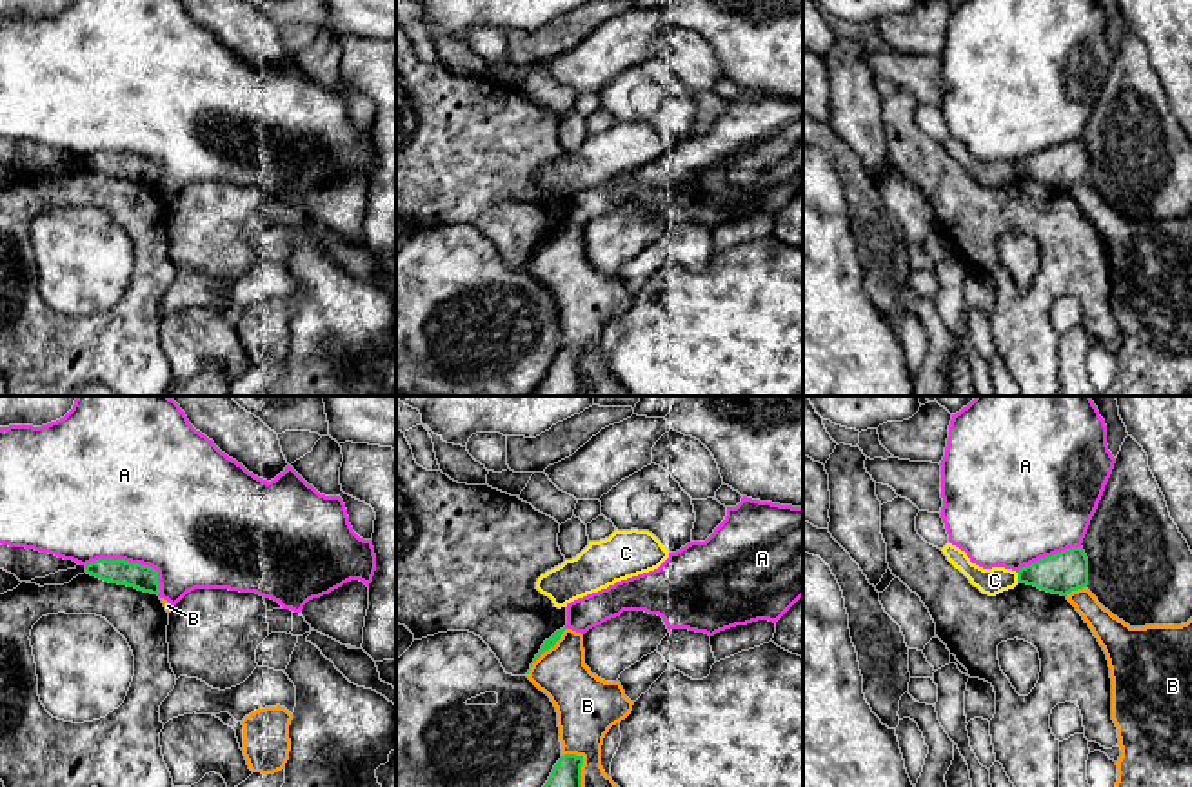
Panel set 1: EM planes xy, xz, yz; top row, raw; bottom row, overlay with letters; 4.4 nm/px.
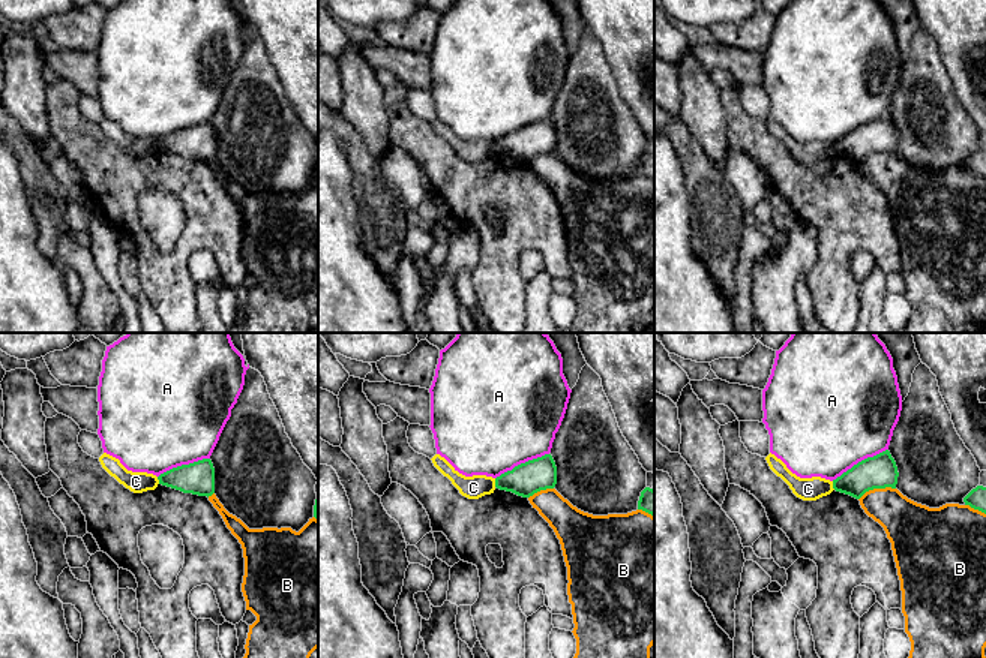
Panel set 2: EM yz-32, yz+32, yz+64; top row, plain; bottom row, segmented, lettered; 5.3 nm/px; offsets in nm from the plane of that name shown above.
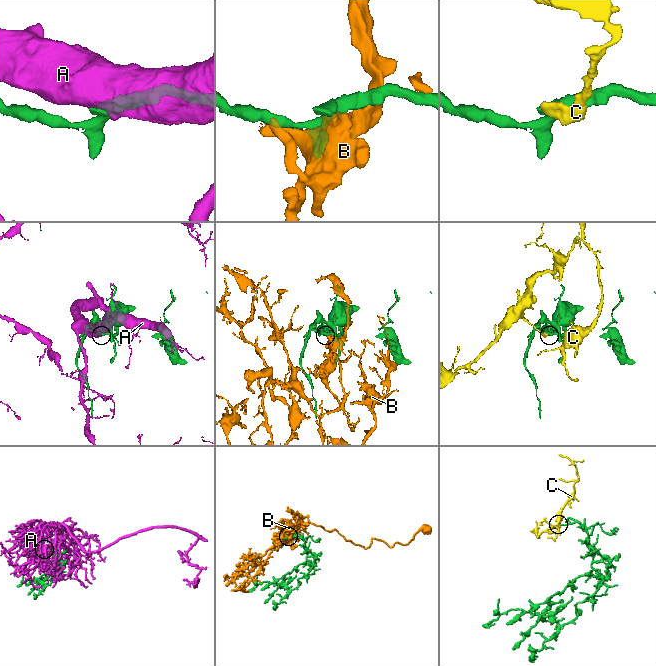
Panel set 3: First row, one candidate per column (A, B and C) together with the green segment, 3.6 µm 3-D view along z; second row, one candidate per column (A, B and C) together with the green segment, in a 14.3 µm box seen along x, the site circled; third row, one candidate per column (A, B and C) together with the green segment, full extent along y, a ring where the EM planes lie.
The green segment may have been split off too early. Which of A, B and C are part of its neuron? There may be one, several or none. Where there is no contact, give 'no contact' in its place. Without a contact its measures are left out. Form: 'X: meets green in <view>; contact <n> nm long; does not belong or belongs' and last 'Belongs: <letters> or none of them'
A: meets green in xy; contact 360 nm long; does not belong
B: meets green in xz; contact 220 nm long; does not belong
C: meets green in yz; contact 40 nm long; does not belong
Belongs: none of them

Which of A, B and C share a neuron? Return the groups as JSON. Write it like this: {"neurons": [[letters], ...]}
{"neurons": [["A"], ["B"], ["C"]]}

